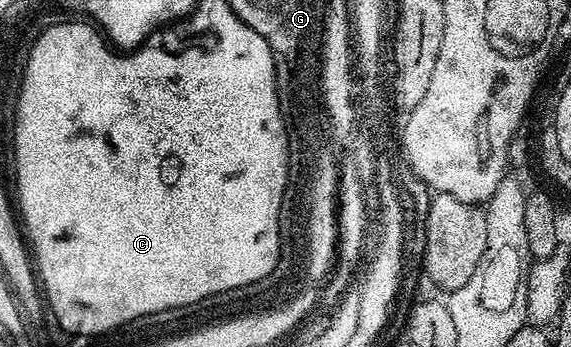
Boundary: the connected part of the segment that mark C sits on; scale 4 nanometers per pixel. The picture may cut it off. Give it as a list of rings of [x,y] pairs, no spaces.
[[[226,17],[226,18],[224,18],[224,19],[223,19],[223,20],[222,20],[222,21],[220,21],[220,23],[219,23],[219,24],[218,24],[218,25],[217,25],[217,31],[216,31],[216,33],[215,33],[215,42],[214,42],[214,43],[212,43],[212,44],[210,44],[210,46],[208,46],[208,47],[207,47],[207,48],[206,48],[206,49],[204,49],[204,48],[203,48],[203,47],[202,47],[202,46],[200,46],[200,47],[198,47],[198,48],[197,48],[197,49],[196,49],[196,51],[191,51],[191,52],[190,52],[190,53],[182,53],[182,55],[179,55],[179,56],[156,56],[156,55],[155,55],[155,54],[154,54],[154,53],[152,53],[152,52],[151,52],[151,51],[148,51],[148,50],[145,50],[145,52],[143,52],[143,53],[142,53],[142,54],[139,54],[139,60],[137,60],[137,61],[119,61],[119,60],[118,60],[118,59],[117,59],[117,58],[114,58],[114,57],[113,57],[113,53],[112,53],[112,52],[110,52],[110,51],[109,51],[109,49],[105,49],[105,45],[104,45],[104,44],[103,44],[103,41],[102,41],[102,40],[101,40],[101,39],[100,39],[100,38],[98,38],[98,37],[93,37],[93,36],[92,36],[92,35],[91,35],[91,28],[90,28],[90,29],[89,29],[89,30],[87,30],[87,31],[57,31],[57,33],[55,33],[55,37],[47,37],[47,39],[43,39],[43,41],[45,41],[45,43],[41,43],[41,45],[39,45],[39,47],[37,47],[37,48],[35,48],[35,51],[34,51],[34,54],[33,54],[33,56],[30,56],[30,57],[29,57],[29,70],[27,70],[27,87],[23,87],[23,95],[22,95],[22,97],[21,97],[21,101],[20,101],[20,102],[19,102],[19,187],[20,187],[20,188],[21,188],[21,209],[22,209],[22,210],[23,210],[23,212],[24,212],[24,213],[25,213],[25,214],[27,214],[27,223],[28,223],[28,224],[29,224],[29,229],[28,229],[28,230],[27,230],[27,232],[26,232],[26,233],[25,233],[25,235],[27,235],[27,236],[29,236],[29,237],[34,237],[34,239],[35,239],[35,246],[34,246],[34,247],[33,247],[33,249],[35,249],[35,250],[36,250],[36,257],[37,257],[37,261],[38,261],[38,262],[39,262],[39,263],[43,263],[43,277],[42,277],[42,280],[44,280],[44,281],[45,281],[45,285],[46,285],[46,287],[47,287],[47,291],[51,291],[51,304],[53,304],[53,309],[54,309],[54,311],[59,311],[59,319],[63,319],[63,323],[67,323],[67,327],[75,327],[75,331],[99,331],[99,327],[111,327],[111,323],[119,323],[119,319],[121,319],[121,320],[122,320],[122,319],[131,319],[131,315],[139,315],[139,311],[155,311],[155,307],[167,307],[167,303],[187,303],[187,299],[199,299],[199,295],[208,295],[208,293],[210,293],[210,291],[219,291],[219,287],[235,287],[235,283],[247,283],[247,279],[259,279],[259,275],[263,275],[263,271],[267,271],[267,267],[271,267],[271,263],[275,263],[275,251],[276,251],[276,250],[277,250],[277,248],[278,248],[278,247],[279,247],[279,218],[280,218],[280,217],[281,217],[281,209],[280,209],[280,207],[279,207],[279,191],[285,191],[285,188],[283,188],[283,147],[284,147],[284,146],[285,146],[285,145],[284,145],[284,143],[283,143],[283,131],[282,131],[282,128],[279,128],[279,127],[278,127],[278,114],[277,114],[277,112],[276,112],[276,110],[275,110],[275,103],[274,103],[274,101],[275,101],[275,98],[276,98],[276,95],[274,95],[274,91],[271,91],[271,70],[270,70],[270,58],[269,58],[269,57],[267,57],[267,56],[266,56],[266,48],[265,48],[265,47],[264,47],[264,46],[263,46],[263,45],[262,45],[262,44],[261,44],[261,43],[260,43],[260,42],[257,42],[257,41],[256,41],[256,38],[255,38],[255,37],[254,37],[254,36],[253,36],[253,35],[251,35],[251,31],[249,31],[249,30],[248,30],[248,29],[247,29],[247,27],[242,27],[242,26],[241,26],[241,25],[240,25],[240,23],[239,23],[239,22],[237,22],[237,21],[236,21],[236,20],[235,20],[235,19],[234,19],[234,18],[233,18],[233,17]]]

